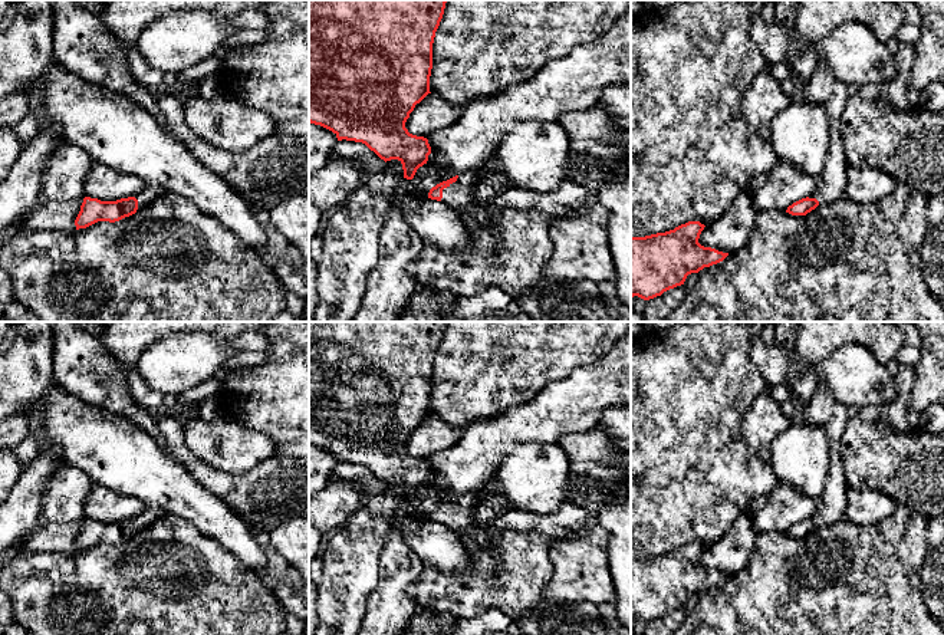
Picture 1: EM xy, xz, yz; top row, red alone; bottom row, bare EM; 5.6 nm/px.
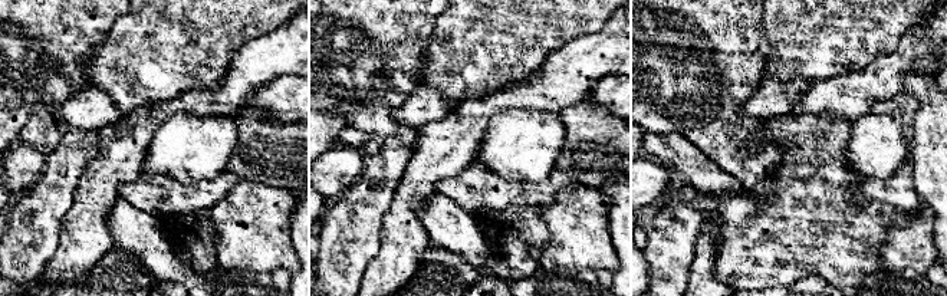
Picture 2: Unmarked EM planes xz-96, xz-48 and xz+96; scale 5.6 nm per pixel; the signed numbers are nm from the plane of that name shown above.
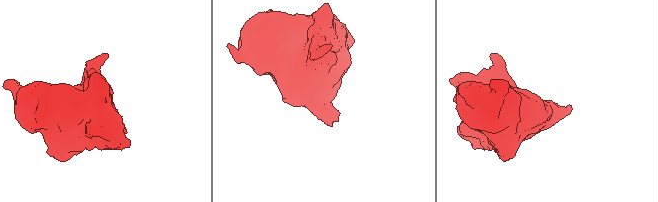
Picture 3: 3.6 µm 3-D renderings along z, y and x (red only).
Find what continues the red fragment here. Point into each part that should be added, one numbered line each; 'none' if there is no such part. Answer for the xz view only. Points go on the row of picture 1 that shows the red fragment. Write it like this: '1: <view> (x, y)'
1: xz (459, 196)

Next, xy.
1: xy (150, 191)

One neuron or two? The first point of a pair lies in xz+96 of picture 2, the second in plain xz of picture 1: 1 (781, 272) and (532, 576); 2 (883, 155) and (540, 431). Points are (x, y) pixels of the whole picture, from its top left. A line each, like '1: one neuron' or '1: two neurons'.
1: one neuron
2: two neurons

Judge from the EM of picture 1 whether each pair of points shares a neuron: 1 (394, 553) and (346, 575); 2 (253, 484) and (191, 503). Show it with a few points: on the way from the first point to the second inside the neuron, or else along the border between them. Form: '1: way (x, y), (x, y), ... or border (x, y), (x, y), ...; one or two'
1: border (391, 529), (380, 555), (378, 583), (369, 594); two
2: border (223, 499), (247, 523); two

